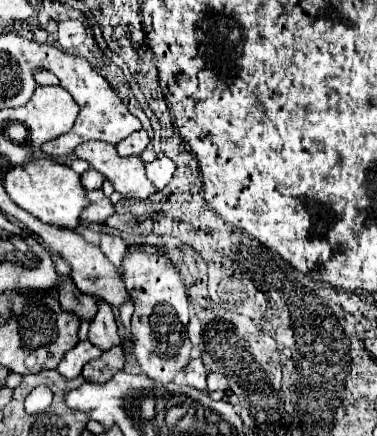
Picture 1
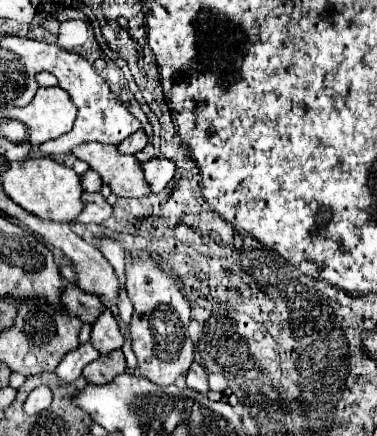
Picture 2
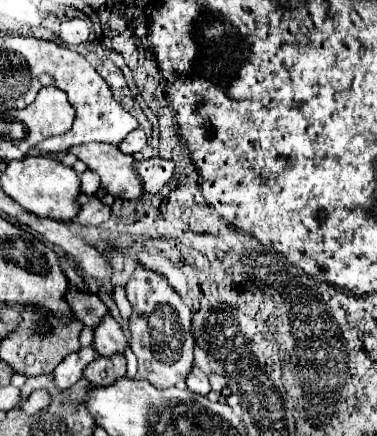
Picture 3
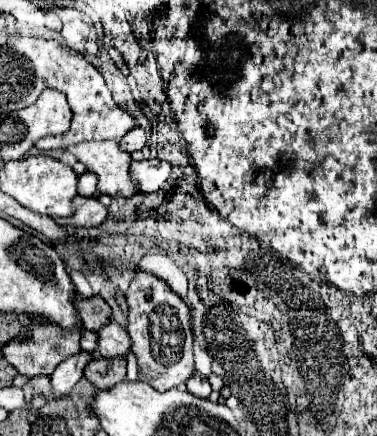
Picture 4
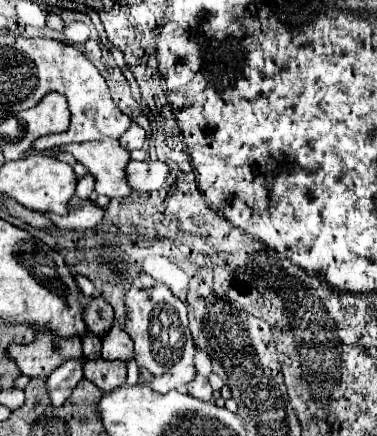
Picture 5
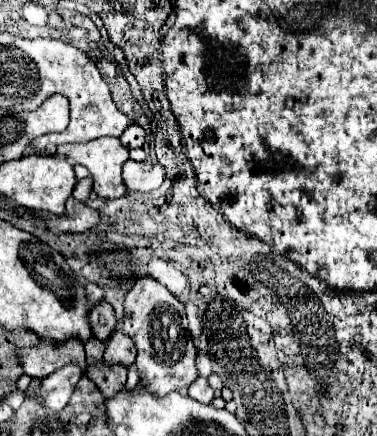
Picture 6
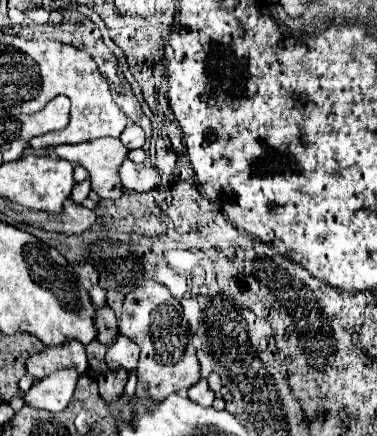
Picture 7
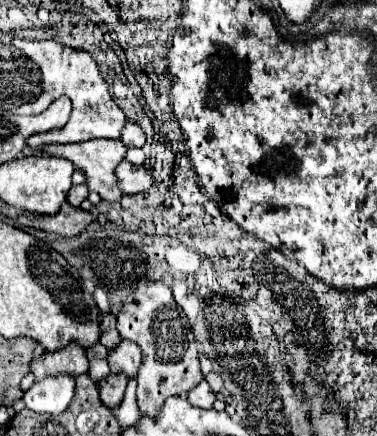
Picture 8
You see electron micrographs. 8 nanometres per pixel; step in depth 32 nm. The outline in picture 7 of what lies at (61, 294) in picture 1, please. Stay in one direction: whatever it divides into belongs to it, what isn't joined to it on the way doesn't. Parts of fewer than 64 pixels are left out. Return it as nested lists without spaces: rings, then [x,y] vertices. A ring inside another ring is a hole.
[[[106,304],[102,308],[96,310],[96,332],[98,332],[98,340],[102,344],[112,344],[112,340],[116,338],[118,334],[118,322],[116,322],[116,316],[114,316],[114,310]]]

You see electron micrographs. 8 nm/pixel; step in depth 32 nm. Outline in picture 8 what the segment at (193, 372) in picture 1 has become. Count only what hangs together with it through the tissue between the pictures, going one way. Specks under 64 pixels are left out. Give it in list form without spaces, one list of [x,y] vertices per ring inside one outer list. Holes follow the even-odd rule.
[[[202,380],[196,388],[192,388],[192,392],[188,392],[188,400],[194,404],[194,406],[200,406],[200,408],[212,408],[212,402],[216,400],[214,392],[210,390],[208,382]]]

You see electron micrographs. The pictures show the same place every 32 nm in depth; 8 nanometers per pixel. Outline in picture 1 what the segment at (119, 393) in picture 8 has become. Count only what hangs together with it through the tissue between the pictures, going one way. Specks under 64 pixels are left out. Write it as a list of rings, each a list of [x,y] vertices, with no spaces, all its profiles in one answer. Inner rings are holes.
[[[116,346],[116,348],[110,348],[108,352],[102,352],[100,358],[96,360],[90,360],[84,370],[82,370],[82,376],[88,380],[88,382],[106,382],[110,380],[118,370],[124,368],[124,352],[122,352],[122,346]]]

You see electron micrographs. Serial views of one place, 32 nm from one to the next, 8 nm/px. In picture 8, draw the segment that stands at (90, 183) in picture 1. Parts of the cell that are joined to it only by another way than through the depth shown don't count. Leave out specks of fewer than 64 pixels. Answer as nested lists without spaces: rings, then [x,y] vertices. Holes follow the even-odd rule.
[[[78,184],[78,186],[74,186],[70,192],[68,192],[68,202],[72,204],[72,206],[80,206],[80,202],[82,200],[86,200],[88,198],[88,186],[86,184]]]

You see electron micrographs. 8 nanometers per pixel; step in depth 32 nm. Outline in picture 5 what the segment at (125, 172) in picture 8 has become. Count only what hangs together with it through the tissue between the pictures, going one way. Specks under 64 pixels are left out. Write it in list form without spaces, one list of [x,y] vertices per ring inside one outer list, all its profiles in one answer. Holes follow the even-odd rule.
[[[130,160],[126,166],[128,182],[136,192],[158,190],[166,182],[168,172],[170,172],[168,164],[164,164],[160,160],[144,160],[144,162]]]

